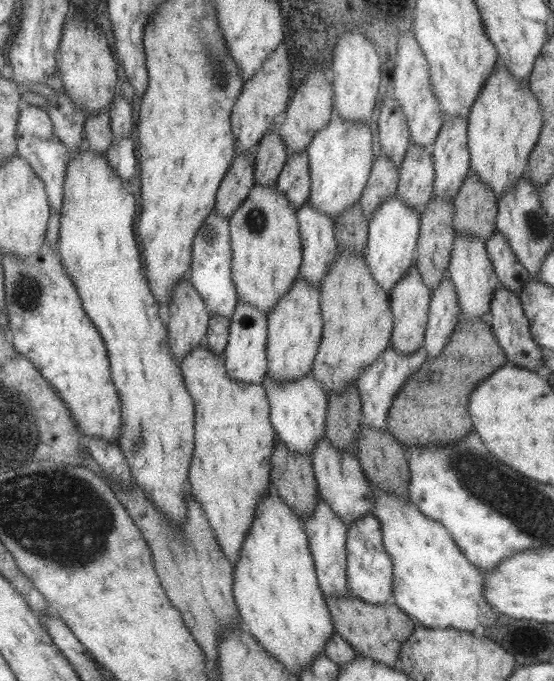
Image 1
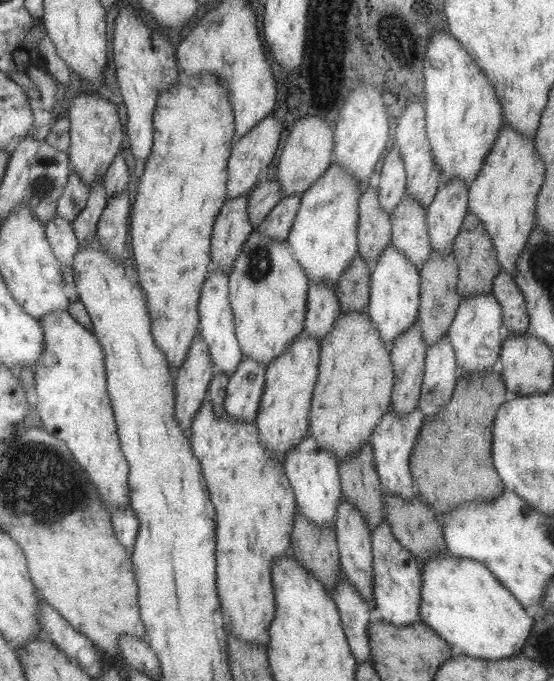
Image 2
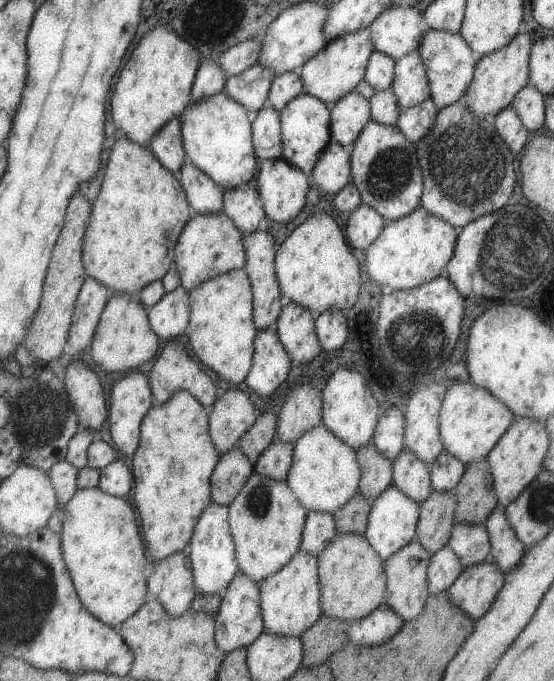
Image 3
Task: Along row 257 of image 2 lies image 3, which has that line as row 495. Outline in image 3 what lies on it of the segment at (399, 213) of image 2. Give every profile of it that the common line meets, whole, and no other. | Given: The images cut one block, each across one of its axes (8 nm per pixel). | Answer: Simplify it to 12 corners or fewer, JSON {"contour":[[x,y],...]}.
{"contour":[[404,448],[392,485],[419,504],[432,490],[428,465]]}

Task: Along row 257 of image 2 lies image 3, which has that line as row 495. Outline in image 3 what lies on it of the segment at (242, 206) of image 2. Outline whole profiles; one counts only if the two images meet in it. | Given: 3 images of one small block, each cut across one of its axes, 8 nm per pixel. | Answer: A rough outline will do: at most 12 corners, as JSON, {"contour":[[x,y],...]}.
{"contour":[[237,445],[218,456],[212,502],[228,506],[254,471]]}

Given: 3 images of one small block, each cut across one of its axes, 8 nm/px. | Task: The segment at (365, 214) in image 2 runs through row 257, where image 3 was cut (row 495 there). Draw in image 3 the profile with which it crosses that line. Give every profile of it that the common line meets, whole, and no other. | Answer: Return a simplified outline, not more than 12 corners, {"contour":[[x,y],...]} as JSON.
{"contour":[[371,443],[355,449],[358,490],[372,502],[392,484],[392,463]]}

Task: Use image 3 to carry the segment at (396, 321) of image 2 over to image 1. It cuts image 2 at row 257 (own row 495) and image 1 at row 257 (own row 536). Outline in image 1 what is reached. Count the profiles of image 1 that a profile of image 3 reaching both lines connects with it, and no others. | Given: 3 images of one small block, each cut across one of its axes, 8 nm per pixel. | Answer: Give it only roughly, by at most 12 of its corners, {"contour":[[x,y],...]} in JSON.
{"contour":[[397,194],[368,220],[366,265],[391,294],[414,264],[420,213]]}

